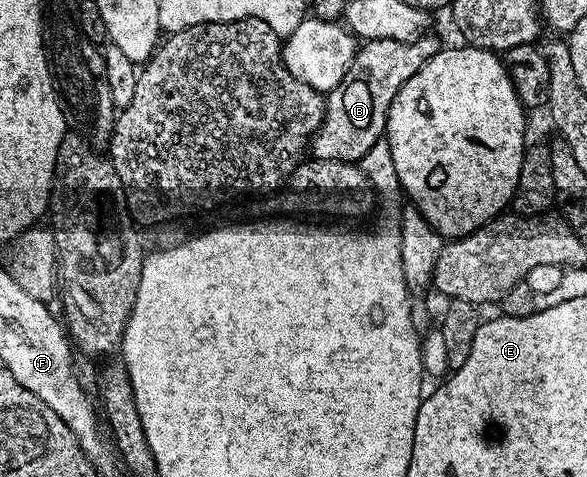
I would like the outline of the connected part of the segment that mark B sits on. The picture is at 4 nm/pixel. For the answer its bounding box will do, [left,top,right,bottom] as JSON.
[308,35,440,162]

